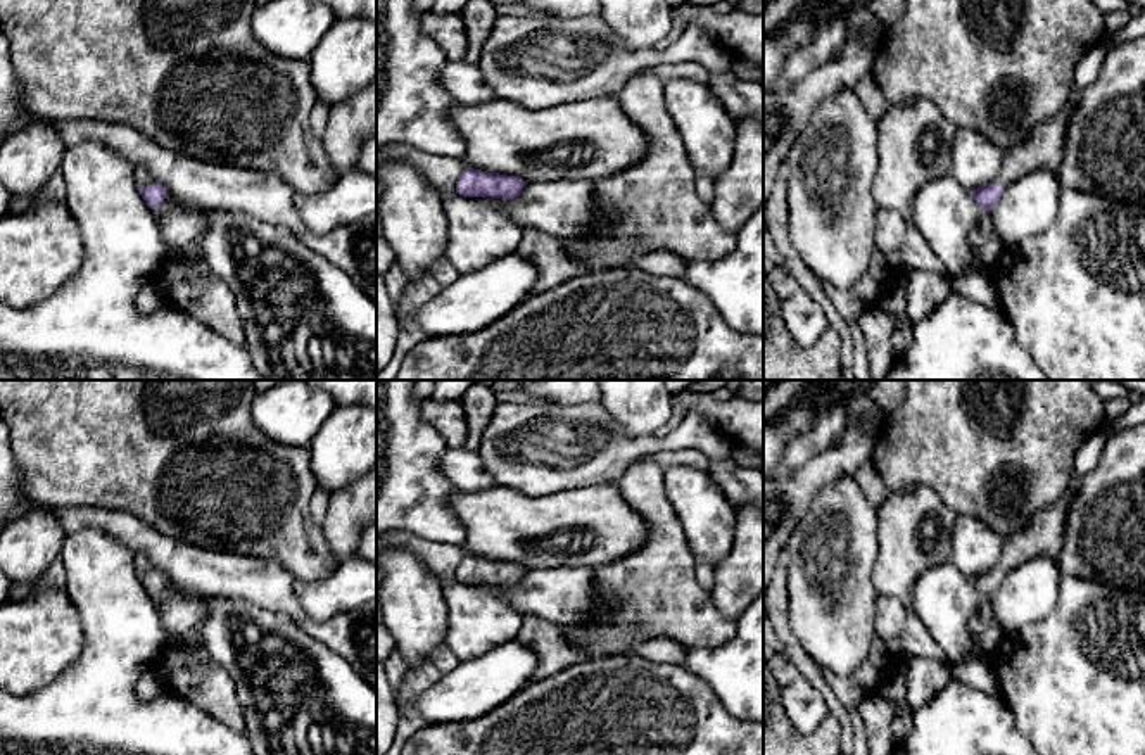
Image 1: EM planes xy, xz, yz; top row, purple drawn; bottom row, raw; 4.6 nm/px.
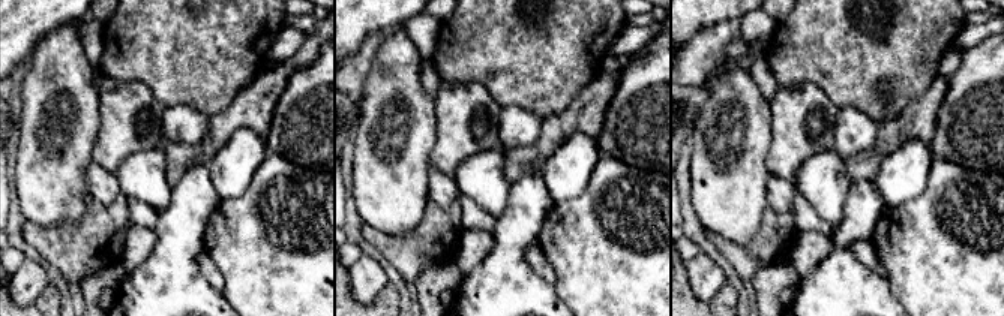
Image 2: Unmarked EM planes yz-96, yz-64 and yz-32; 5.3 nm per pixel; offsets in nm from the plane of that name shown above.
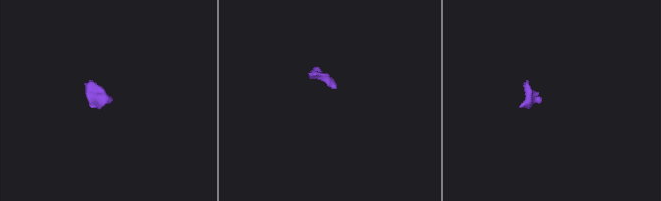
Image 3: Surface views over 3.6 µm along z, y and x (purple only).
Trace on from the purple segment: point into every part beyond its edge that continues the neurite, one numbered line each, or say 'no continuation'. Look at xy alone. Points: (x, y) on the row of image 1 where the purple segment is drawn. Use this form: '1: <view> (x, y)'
1: xy (142, 177)

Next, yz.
1: yz (1043, 149)

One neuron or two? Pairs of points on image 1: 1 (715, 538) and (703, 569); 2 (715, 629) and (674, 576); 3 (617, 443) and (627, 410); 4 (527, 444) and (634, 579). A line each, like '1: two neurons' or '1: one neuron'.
1: two neurons
2: one neuron
3: two neurons
4: two neurons

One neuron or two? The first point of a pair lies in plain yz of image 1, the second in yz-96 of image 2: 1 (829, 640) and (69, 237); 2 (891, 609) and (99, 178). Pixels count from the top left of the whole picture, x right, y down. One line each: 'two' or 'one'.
1: two
2: one

